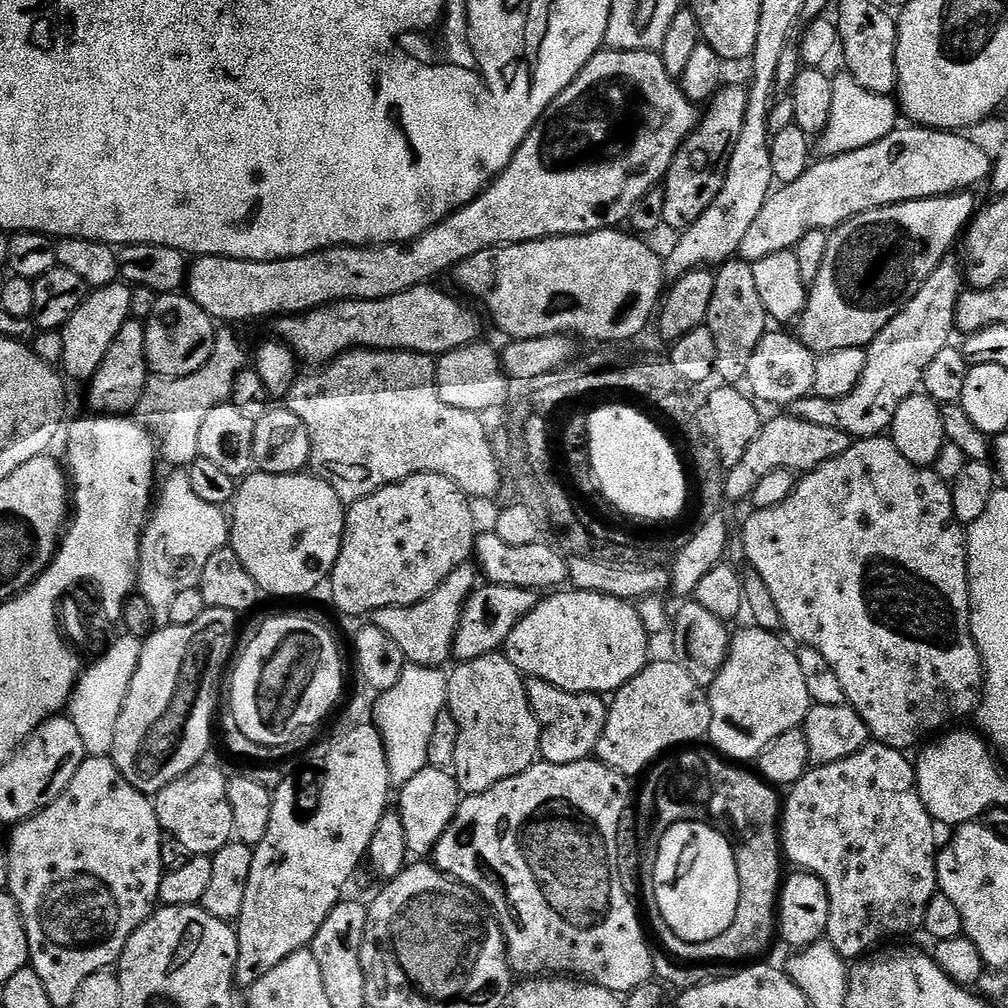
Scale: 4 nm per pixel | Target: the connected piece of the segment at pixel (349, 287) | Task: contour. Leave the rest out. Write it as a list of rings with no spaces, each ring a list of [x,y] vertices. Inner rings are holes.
[[[601,50],[586,62],[576,78],[550,102],[550,106],[542,114],[542,118],[530,130],[530,134],[518,146],[510,166],[501,172],[479,196],[474,197],[466,206],[457,212],[451,212],[442,222],[438,222],[430,230],[426,230],[418,238],[407,240],[401,244],[343,244],[337,248],[323,248],[305,256],[295,256],[285,260],[239,260],[225,256],[202,256],[191,261],[186,281],[186,295],[190,297],[206,314],[216,322],[232,322],[228,320],[260,320],[263,316],[279,318],[289,314],[303,314],[314,308],[323,308],[329,304],[339,304],[342,300],[381,300],[394,294],[402,294],[419,284],[431,284],[439,281],[443,272],[451,273],[457,264],[466,258],[478,254],[487,248],[501,248],[503,244],[525,244],[531,240],[546,240],[549,236],[584,236],[587,232],[601,232],[604,228],[616,228],[628,219],[630,209],[646,190],[657,187],[668,175],[676,152],[684,144],[684,140],[696,128],[698,123],[697,105],[684,97],[679,83],[666,74],[666,66],[662,66],[659,51],[654,52],[613,52]]]

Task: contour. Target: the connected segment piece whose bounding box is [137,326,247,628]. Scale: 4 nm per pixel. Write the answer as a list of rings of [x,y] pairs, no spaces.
[[[228,326],[217,329],[215,346],[210,359],[194,374],[167,377],[156,373],[149,375],[143,396],[137,404],[137,413],[148,424],[164,418],[157,424],[161,459],[180,468],[163,477],[158,488],[158,503],[153,507],[144,534],[140,538],[140,567],[138,569],[138,592],[150,602],[150,610],[156,615],[156,627],[167,628],[172,624],[170,605],[182,590],[199,588],[202,570],[206,562],[218,550],[229,547],[230,516],[219,504],[205,502],[194,494],[187,469],[199,459],[199,431],[203,419],[215,406],[231,399],[234,378],[246,366],[246,354],[237,336]]]

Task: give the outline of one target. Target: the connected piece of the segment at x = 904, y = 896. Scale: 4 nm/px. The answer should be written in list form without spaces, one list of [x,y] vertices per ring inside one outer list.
[[[870,742],[858,754],[850,754],[850,758],[842,758],[842,762],[834,762],[830,766],[821,768],[809,767],[808,773],[797,784],[791,785],[792,809],[788,812],[788,840],[786,836],[786,860],[793,865],[793,869],[801,872],[812,872],[826,886],[826,894],[830,898],[830,918],[828,919],[827,943],[834,946],[834,950],[845,960],[855,962],[871,953],[877,947],[879,940],[887,936],[904,936],[907,932],[919,929],[924,922],[926,906],[930,898],[936,895],[936,844],[937,825],[932,815],[920,797],[916,785],[916,769],[911,759],[907,760],[905,753],[899,748],[891,748],[885,744]]]

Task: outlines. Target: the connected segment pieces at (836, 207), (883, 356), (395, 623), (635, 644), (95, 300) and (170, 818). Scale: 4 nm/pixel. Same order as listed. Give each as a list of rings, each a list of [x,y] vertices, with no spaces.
[[[898,126],[886,138],[882,138],[878,142],[874,142],[870,146],[862,146],[862,150],[854,150],[846,154],[838,154],[837,156],[829,156],[820,158],[820,161],[809,163],[806,174],[802,174],[802,178],[798,178],[798,182],[790,182],[789,184],[779,185],[775,190],[769,192],[766,202],[762,206],[762,210],[758,210],[758,218],[754,218],[750,230],[746,230],[746,238],[742,238],[742,246],[738,253],[739,259],[746,261],[761,260],[766,258],[766,254],[776,254],[778,252],[786,252],[795,249],[796,243],[802,238],[802,234],[808,234],[810,230],[818,230],[819,228],[831,230],[843,224],[845,220],[854,218],[863,212],[869,212],[875,208],[884,208],[887,204],[901,204],[907,200],[925,200],[926,198],[934,198],[935,196],[950,196],[954,192],[962,192],[965,190],[975,189],[975,184],[980,184],[989,179],[992,174],[993,157],[988,156],[975,144],[972,140],[967,140],[967,135],[961,134],[956,130],[941,130],[938,128],[926,128],[923,126]]]
[[[946,258],[933,270],[930,278],[926,278],[926,282],[922,282],[922,286],[904,301],[904,306],[899,314],[876,335],[871,344],[867,345],[868,361],[866,370],[862,370],[862,378],[858,386],[854,386],[850,394],[837,400],[822,398],[815,394],[803,396],[801,400],[790,405],[791,415],[806,422],[814,422],[814,426],[830,426],[830,430],[842,430],[847,436],[853,438],[867,438],[887,433],[894,422],[894,414],[898,414],[898,406],[902,406],[904,399],[913,395],[921,387],[924,368],[930,366],[930,361],[943,348],[949,347],[951,340],[948,339],[954,336],[956,327],[954,318],[956,299],[960,296],[961,291],[961,265],[957,261],[955,264],[952,258]]]
[[[471,563],[458,566],[438,586],[438,590],[434,590],[424,600],[405,608],[390,606],[374,610],[370,613],[370,622],[378,630],[382,630],[382,634],[390,634],[390,638],[398,642],[407,663],[443,669],[444,663],[452,656],[452,643],[456,637],[458,622],[462,618],[464,603],[478,587],[476,576],[478,580],[477,569]]]
[[[564,590],[545,595],[534,606],[534,610],[530,610],[530,614],[518,622],[518,626],[510,630],[510,638],[506,638],[502,649],[504,655],[514,662],[514,666],[525,677],[550,682],[550,686],[560,688],[563,692],[616,693],[623,684],[637,676],[650,660],[650,637],[642,626],[639,611],[629,601],[613,596],[603,596],[597,592],[560,591]]]
[[[124,282],[107,284],[89,291],[82,306],[74,310],[74,314],[62,329],[66,344],[62,350],[62,368],[65,373],[68,371],[74,379],[81,380],[81,382],[92,379],[98,366],[102,366],[102,358],[106,358],[106,350],[110,350],[110,342],[118,338],[118,330],[122,330],[122,326],[132,316],[131,297],[132,288]]]
[[[202,762],[182,774],[182,778],[170,782],[170,786],[156,793],[154,803],[161,829],[167,835],[169,832],[185,848],[185,853],[212,857],[222,850],[222,846],[233,843],[236,827],[228,797],[229,773],[224,773],[216,764],[208,763]]]

